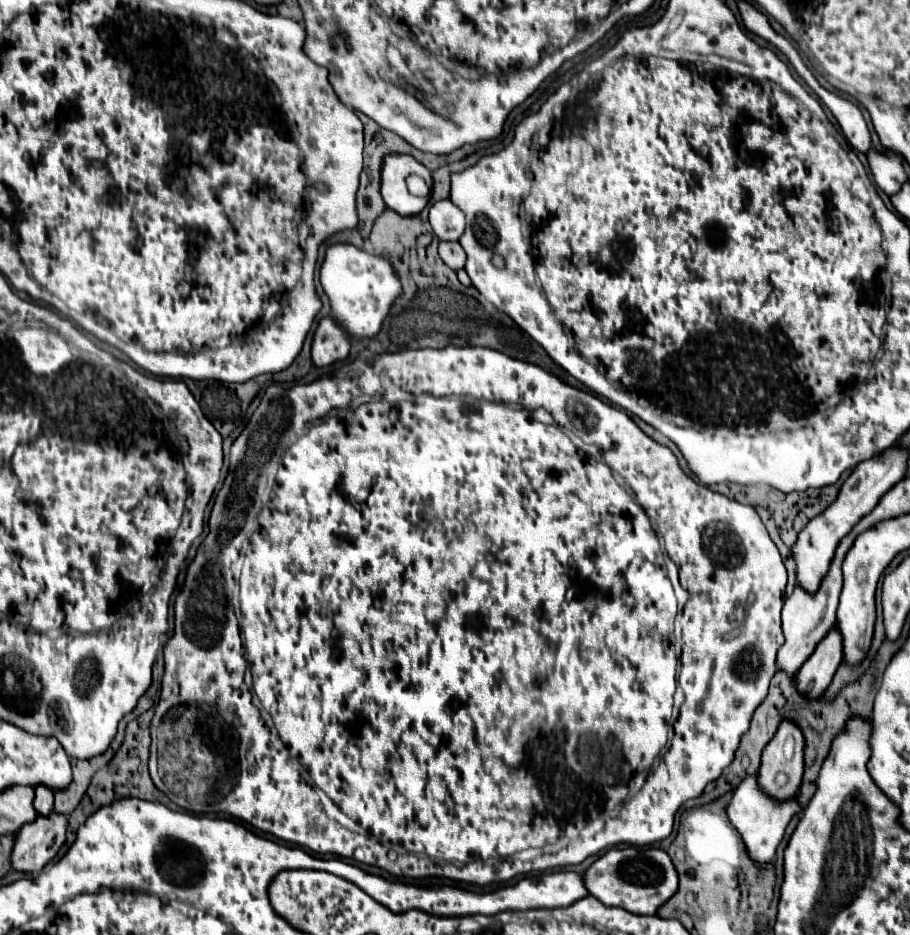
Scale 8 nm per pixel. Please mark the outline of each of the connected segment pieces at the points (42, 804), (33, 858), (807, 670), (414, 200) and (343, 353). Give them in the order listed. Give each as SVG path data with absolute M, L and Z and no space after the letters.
M45 786L35 788L35 810L41 816L49 816L53 812L53 794L51 790L45 790Z
M51 814L49 818L35 818L35 822L21 826L15 836L11 850L11 870L13 872L39 872L43 866L55 858L61 844L65 842L67 818L61 814Z
M837 626L829 630L823 642L817 644L805 666L797 674L797 690L809 698L819 698L831 684L837 666L843 660L843 638Z
M387 154L383 158L383 166L381 166L381 196L383 196L385 204L389 208L397 210L399 214L419 214L427 206L427 202L429 202L429 198L419 198L419 196L409 194L407 184L405 184L409 174L419 174L427 184L431 184L431 172L423 164L419 164L413 156L407 156L407 154Z
M323 318L315 330L311 344L311 360L313 366L323 368L333 364L335 360L343 360L349 354L349 338L341 334L341 328L333 322L333 318Z

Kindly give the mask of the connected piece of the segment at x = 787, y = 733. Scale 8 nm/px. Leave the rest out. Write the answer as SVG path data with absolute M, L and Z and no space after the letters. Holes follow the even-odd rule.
M785 718L785 720L779 724L773 740L765 746L763 758L761 758L761 768L759 768L759 772L757 772L759 784L761 784L761 788L763 788L767 794L771 794L773 798L785 800L785 798L791 798L791 796L797 792L797 788L799 788L799 784L801 784L801 778L803 778L803 750L805 750L805 736L803 736L801 728L799 728L795 722L791 722L791 720ZM779 774L785 774L787 782L779 784L779 782L777 782Z

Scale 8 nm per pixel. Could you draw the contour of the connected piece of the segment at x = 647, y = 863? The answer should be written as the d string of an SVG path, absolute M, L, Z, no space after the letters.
M623 848L609 850L583 872L583 884L589 896L605 906L619 906L633 914L655 914L655 910L677 890L677 872L663 850Z

